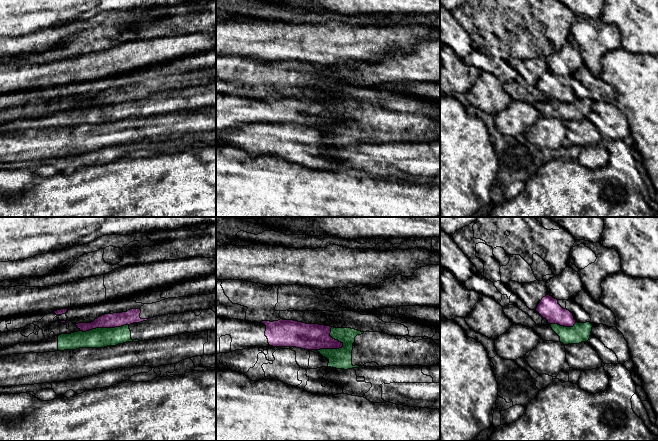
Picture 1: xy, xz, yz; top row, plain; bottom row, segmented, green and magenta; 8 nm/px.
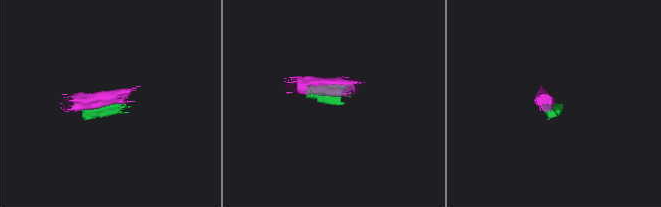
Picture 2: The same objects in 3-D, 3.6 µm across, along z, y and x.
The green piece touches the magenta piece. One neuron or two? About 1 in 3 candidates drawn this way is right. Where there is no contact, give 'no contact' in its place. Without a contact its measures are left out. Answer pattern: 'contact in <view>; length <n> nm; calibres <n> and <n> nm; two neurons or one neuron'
contact in xz; length 220 nm; calibres 170 and 200 nm; two neurons

